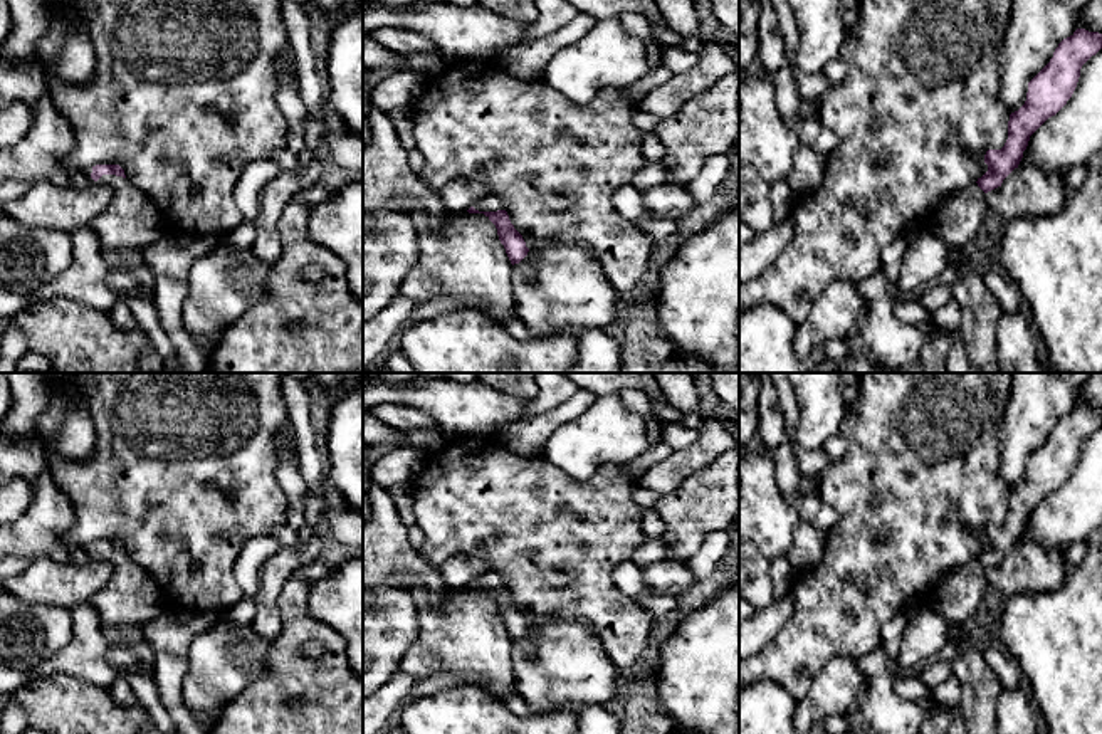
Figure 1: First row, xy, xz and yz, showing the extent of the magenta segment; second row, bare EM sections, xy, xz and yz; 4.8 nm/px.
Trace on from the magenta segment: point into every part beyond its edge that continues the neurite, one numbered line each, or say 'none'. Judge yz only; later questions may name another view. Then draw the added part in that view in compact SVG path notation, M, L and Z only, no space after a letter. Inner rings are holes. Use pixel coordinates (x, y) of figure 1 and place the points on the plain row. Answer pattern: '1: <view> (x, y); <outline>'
1: yz (961, 590); M978 559L952 568L934 591L929 606L949 625L964 625L988 590L986 571Z

